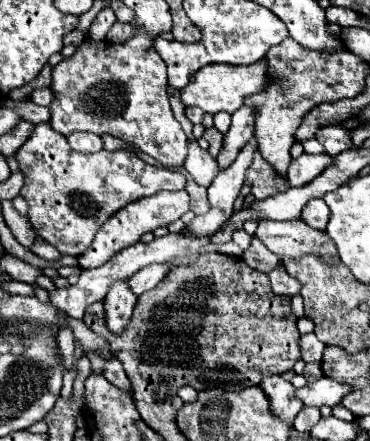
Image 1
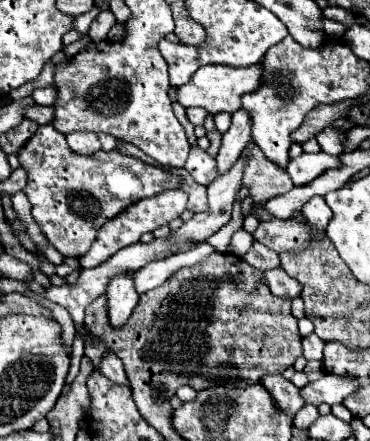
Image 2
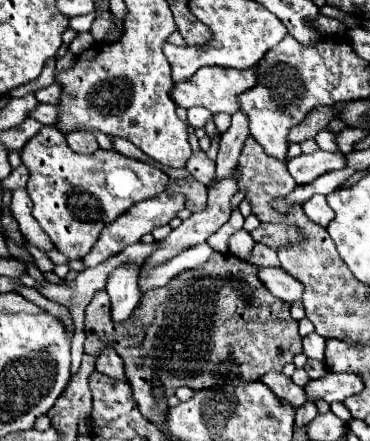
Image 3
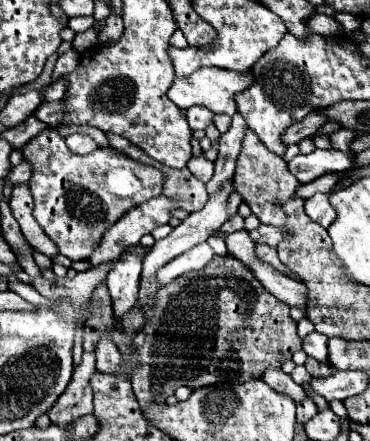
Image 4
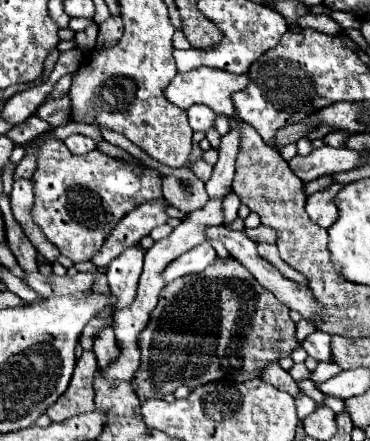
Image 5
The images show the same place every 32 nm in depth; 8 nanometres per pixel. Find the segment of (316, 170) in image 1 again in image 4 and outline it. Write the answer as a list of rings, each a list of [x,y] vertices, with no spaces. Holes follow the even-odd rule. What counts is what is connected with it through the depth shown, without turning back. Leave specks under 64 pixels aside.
[[[314,150],[312,154],[304,156],[298,154],[288,162],[288,170],[300,180],[300,184],[312,182],[322,174],[342,172],[352,166],[352,152],[340,150]]]

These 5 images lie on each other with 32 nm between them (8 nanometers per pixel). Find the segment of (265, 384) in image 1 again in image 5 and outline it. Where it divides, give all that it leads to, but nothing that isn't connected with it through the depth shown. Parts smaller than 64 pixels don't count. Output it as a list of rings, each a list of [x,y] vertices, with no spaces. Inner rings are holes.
[[[270,364],[268,368],[264,368],[264,372],[262,372],[260,378],[262,378],[264,382],[272,384],[274,388],[288,392],[292,398],[302,396],[302,390],[298,388],[298,384],[296,384],[296,382],[292,380],[292,376],[290,376],[286,370],[282,370],[278,364]]]

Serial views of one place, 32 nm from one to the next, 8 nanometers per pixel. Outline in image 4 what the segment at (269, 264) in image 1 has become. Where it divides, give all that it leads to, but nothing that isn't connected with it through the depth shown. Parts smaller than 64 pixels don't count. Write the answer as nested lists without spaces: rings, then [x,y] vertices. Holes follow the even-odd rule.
[[[256,244],[256,258],[260,260],[260,262],[264,262],[264,264],[270,264],[270,266],[274,266],[276,270],[284,270],[284,266],[282,266],[282,262],[278,260],[278,252],[276,252],[276,248],[272,248],[272,246],[266,246],[266,244]]]

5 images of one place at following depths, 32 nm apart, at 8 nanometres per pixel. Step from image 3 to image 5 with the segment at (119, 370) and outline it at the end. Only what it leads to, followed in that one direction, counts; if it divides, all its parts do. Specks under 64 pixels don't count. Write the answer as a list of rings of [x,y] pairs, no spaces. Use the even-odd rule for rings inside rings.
[[[104,328],[100,336],[94,342],[94,354],[98,358],[98,368],[104,368],[104,364],[116,360],[116,340],[112,328]]]

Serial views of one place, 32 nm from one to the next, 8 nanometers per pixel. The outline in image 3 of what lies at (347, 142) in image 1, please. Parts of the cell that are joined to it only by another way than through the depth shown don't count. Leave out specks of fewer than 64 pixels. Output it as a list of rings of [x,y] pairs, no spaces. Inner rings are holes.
[[[322,130],[318,136],[316,136],[316,142],[322,150],[326,152],[338,152],[338,144],[336,144],[336,134],[330,132],[330,130]]]

